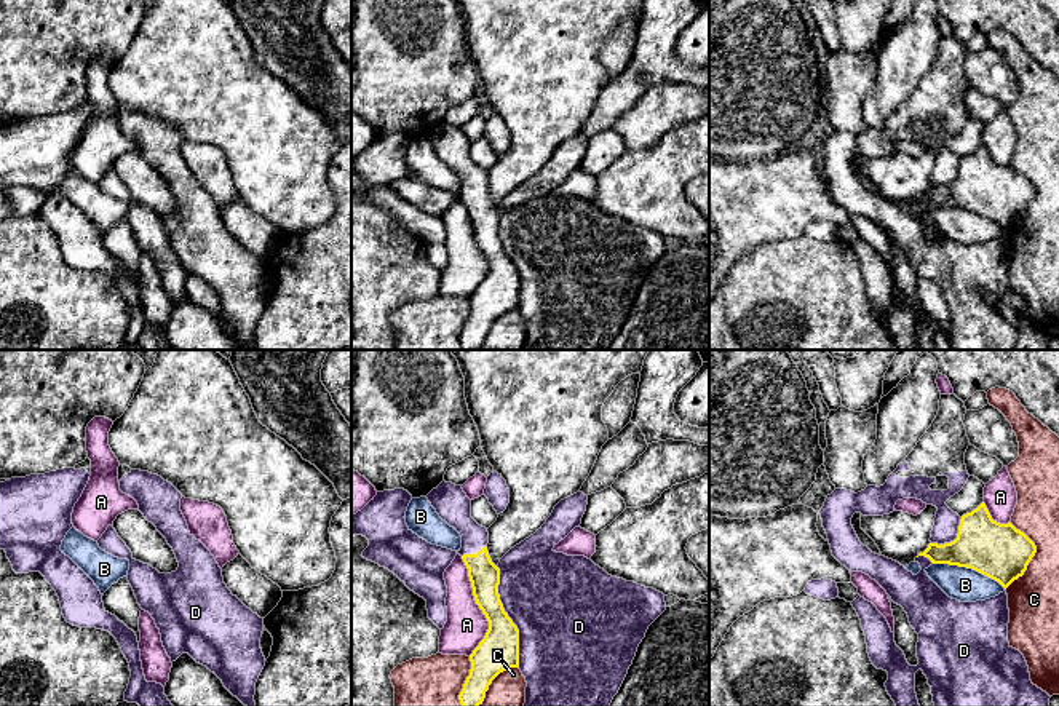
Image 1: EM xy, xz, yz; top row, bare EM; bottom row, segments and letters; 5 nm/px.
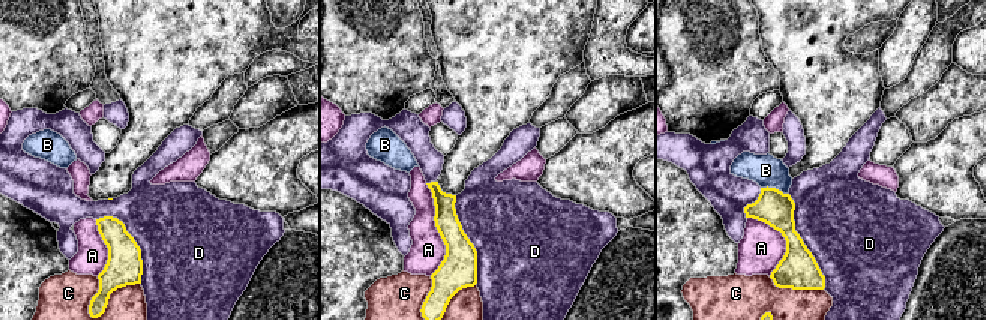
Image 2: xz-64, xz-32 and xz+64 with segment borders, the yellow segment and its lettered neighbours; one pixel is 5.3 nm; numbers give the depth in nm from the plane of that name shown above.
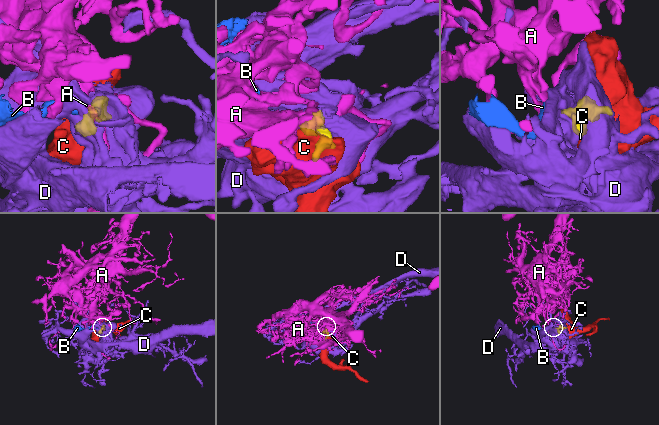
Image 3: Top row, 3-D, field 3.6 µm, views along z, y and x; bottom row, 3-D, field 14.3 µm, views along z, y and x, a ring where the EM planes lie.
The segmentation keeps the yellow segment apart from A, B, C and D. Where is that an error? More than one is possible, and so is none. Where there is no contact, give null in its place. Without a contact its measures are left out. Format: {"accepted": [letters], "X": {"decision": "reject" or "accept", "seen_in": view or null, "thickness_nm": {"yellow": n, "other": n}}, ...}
{"accepted": ["D"], "A": {"decision": "reject", "seen_in": "xz", "thickness_nm": {"yellow": 200, "other": 200}}, "B": {"decision": "reject", "seen_in": "yz", "thickness_nm": {"yellow": 280, "other": 170}}, "C": {"decision": "reject", "seen_in": "yz", "thickness_nm": {"yellow": 280, "other": 260}}, "D": {"decision": "accept", "seen_in": "xz", "thickness_nm": {"yellow": 200, "other": 460}}}

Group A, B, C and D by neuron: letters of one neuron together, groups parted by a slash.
A / B / C / D

